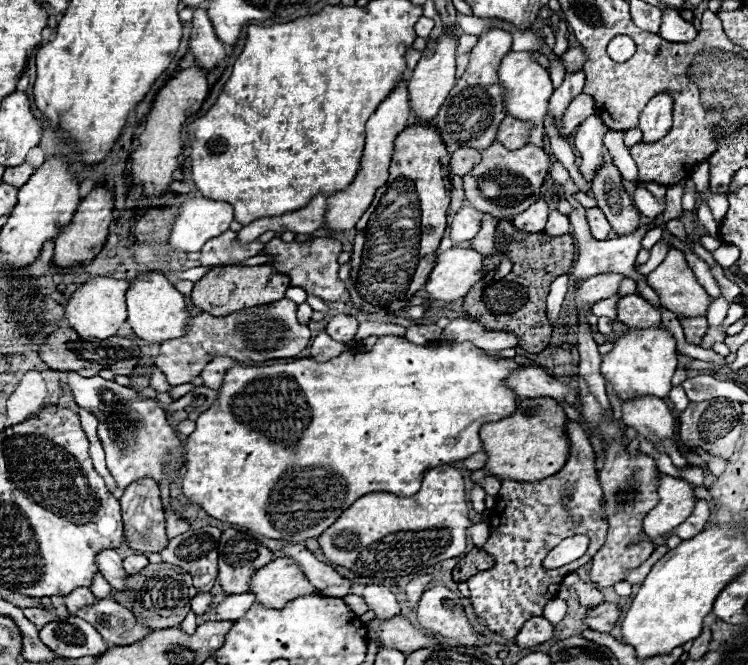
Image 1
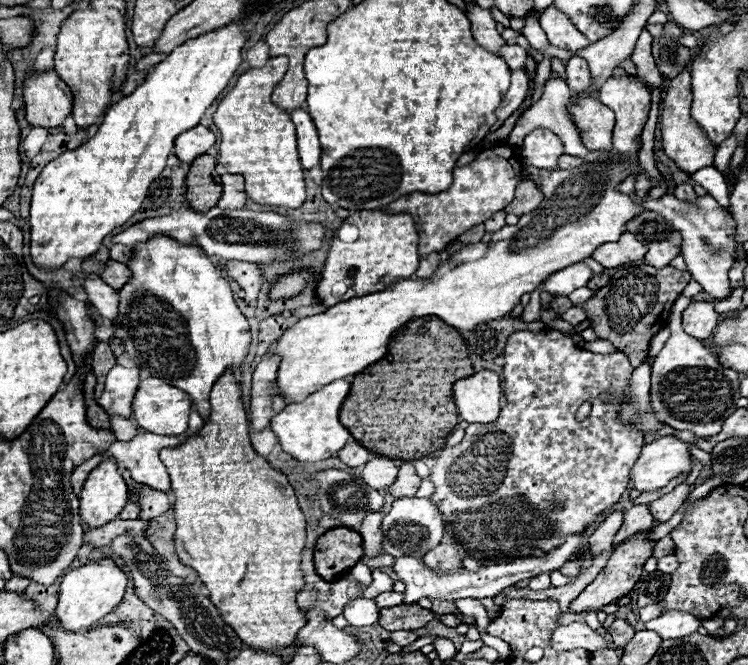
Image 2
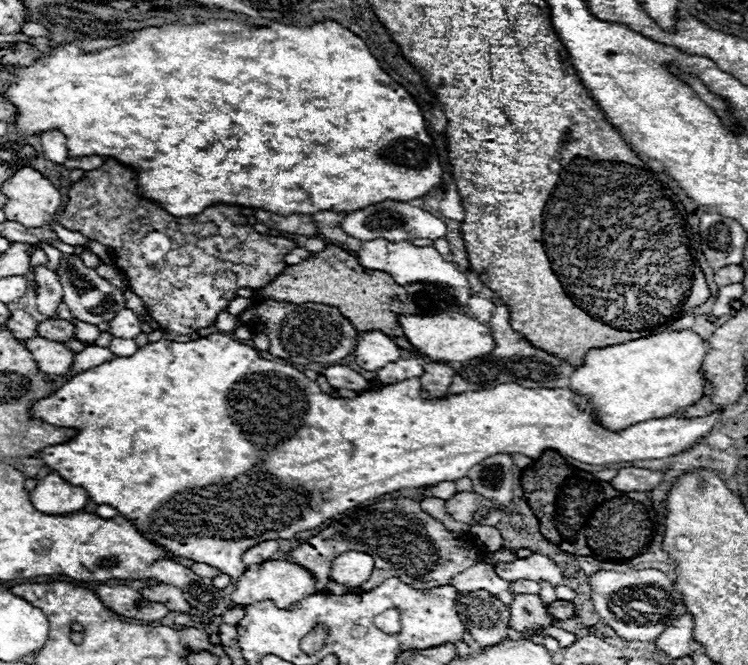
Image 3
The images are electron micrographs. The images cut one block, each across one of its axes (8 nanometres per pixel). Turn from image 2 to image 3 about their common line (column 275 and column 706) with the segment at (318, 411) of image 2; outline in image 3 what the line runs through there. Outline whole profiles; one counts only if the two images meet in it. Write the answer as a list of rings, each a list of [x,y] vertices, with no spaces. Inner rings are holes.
[[[220,332],[210,334],[208,338],[198,338],[190,342],[170,342],[170,340],[158,340],[150,342],[134,356],[128,358],[112,358],[108,362],[102,362],[68,382],[60,386],[54,394],[38,400],[32,408],[30,414],[42,422],[48,422],[52,426],[62,426],[62,428],[74,428],[76,436],[70,438],[64,444],[48,446],[44,448],[38,456],[42,462],[50,468],[50,472],[60,474],[66,478],[68,484],[80,486],[88,492],[88,498],[96,504],[110,504],[116,508],[122,516],[126,516],[140,534],[144,534],[150,542],[162,546],[166,552],[178,556],[178,558],[188,558],[194,562],[204,562],[208,566],[214,566],[228,574],[232,580],[238,580],[242,576],[240,570],[240,558],[242,552],[254,546],[256,542],[264,540],[278,540],[278,538],[294,538],[294,534],[302,530],[310,530],[320,526],[324,520],[332,518],[338,512],[350,510],[358,506],[364,500],[378,498],[382,494],[390,494],[402,488],[420,488],[420,486],[432,486],[438,482],[454,482],[458,478],[464,478],[466,472],[482,462],[488,456],[494,454],[524,454],[532,460],[538,460],[544,450],[556,450],[558,454],[566,458],[580,460],[584,464],[612,464],[612,462],[632,462],[632,460],[650,460],[650,458],[668,458],[680,452],[686,452],[690,446],[694,446],[706,432],[712,430],[712,426],[720,420],[722,412],[714,412],[706,418],[678,418],[678,416],[666,416],[666,418],[652,418],[646,422],[638,422],[622,432],[606,432],[600,426],[596,426],[594,418],[590,412],[582,408],[582,404],[588,404],[586,398],[574,396],[568,388],[524,388],[518,384],[502,384],[490,390],[474,390],[474,392],[462,392],[454,394],[444,400],[424,400],[420,398],[420,380],[410,378],[406,382],[382,386],[376,390],[368,390],[358,394],[356,398],[332,398],[320,390],[320,386],[312,380],[308,380],[300,370],[286,366],[286,364],[276,364],[270,360],[260,358],[258,350],[242,344],[238,340],[232,340]]]

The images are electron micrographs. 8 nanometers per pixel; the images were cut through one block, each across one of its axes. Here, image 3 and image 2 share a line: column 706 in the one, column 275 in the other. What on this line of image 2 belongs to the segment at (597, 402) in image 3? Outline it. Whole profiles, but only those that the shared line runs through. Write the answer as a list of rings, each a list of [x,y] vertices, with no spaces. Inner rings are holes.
[[[614,150],[612,158],[592,164],[584,162],[576,170],[536,170],[532,166],[526,166],[524,176],[542,190],[544,200],[536,210],[520,216],[520,222],[516,226],[500,228],[498,232],[492,234],[492,240],[488,244],[484,242],[466,244],[448,260],[440,260],[436,272],[430,278],[396,280],[382,292],[338,302],[336,306],[328,308],[322,314],[300,318],[292,328],[288,328],[274,346],[276,354],[282,356],[278,370],[278,388],[284,394],[284,400],[286,402],[304,400],[306,396],[334,380],[360,374],[372,362],[378,362],[388,354],[388,344],[392,342],[396,332],[406,328],[410,320],[438,316],[440,320],[458,330],[474,330],[484,322],[508,316],[520,304],[520,298],[524,294],[530,294],[536,288],[540,288],[542,282],[546,282],[546,278],[552,276],[556,270],[564,270],[564,266],[572,266],[580,260],[590,258],[592,252],[606,242],[620,240],[620,234],[626,232],[624,226],[644,210],[644,206],[636,200],[642,200],[654,188],[654,182],[638,164],[638,154],[626,156],[614,154]],[[628,176],[636,178],[634,198],[618,190],[618,184]]]

